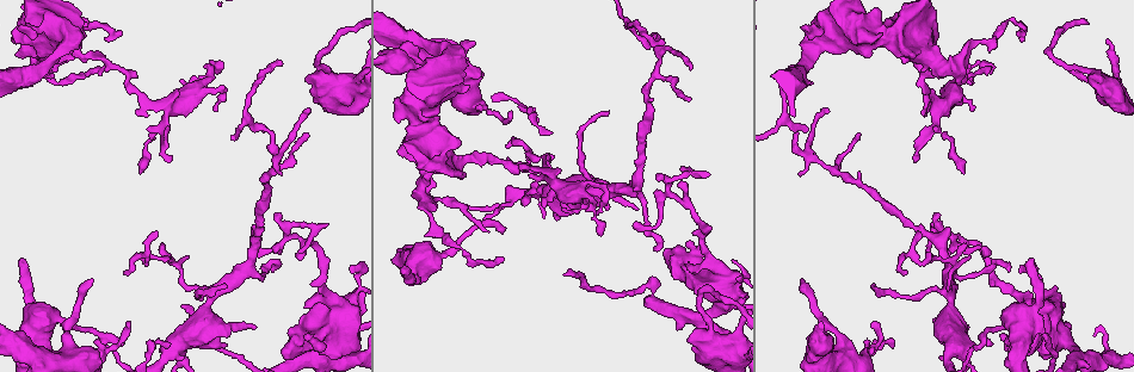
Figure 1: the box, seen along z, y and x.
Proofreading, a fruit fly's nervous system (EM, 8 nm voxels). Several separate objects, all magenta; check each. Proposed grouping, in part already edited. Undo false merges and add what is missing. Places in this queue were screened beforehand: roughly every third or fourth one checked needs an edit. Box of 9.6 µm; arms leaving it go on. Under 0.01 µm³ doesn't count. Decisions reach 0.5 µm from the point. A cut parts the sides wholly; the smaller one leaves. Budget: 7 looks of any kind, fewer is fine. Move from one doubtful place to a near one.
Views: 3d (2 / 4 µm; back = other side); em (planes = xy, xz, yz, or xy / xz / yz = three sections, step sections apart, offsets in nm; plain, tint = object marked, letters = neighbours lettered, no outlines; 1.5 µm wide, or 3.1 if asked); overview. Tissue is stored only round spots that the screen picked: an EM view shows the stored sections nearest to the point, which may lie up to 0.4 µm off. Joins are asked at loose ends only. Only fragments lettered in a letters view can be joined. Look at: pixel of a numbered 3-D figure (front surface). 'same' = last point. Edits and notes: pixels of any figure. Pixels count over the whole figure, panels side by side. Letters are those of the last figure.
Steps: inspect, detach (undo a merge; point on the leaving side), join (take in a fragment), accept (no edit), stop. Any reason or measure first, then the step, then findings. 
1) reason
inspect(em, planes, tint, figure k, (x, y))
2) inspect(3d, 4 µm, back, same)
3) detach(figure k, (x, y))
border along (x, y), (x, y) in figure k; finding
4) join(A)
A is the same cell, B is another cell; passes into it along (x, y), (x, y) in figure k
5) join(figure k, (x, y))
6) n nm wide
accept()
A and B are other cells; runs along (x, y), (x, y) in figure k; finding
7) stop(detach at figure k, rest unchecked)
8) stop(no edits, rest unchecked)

an open end
inspect(3d, 4 µm, figure 1, (216, 71))

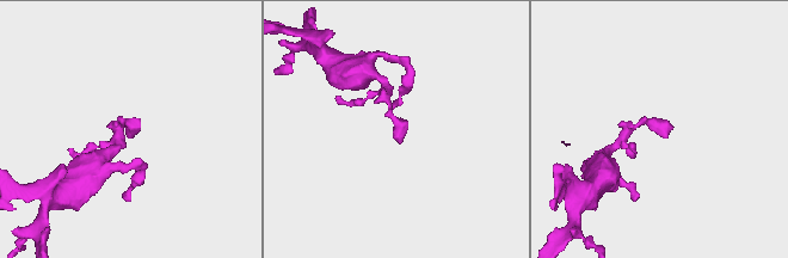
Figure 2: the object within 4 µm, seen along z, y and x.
inspect(em, xy, step 8, letters, figure 2, (129, 134))

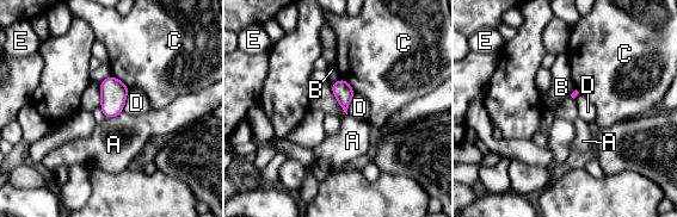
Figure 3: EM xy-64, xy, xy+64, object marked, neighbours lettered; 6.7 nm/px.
inspect(em, planes, letters, same)

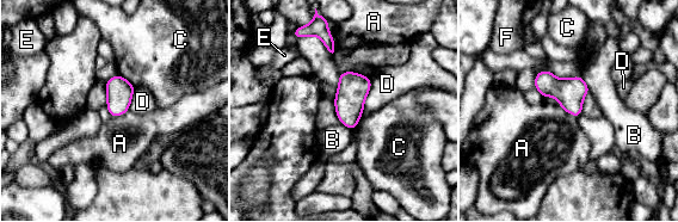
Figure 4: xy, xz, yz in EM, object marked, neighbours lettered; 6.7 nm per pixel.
accept()
A, B, C, D, E and F are other cells; border along (128, 110), (111, 117) in figure 4; no lettered fragment goes on from it

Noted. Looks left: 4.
calibre changes
inspect(em, planes, letters, figure 1, (933, 108))

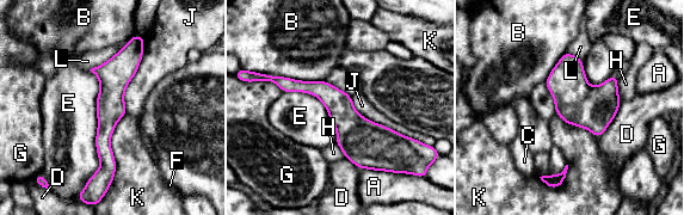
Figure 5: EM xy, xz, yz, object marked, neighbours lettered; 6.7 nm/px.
190 nm wide
accept()
A, B, C, D, E, F, G, H, J, K and L are other cells; runs along (136, 41), (114, 75), (105, 179) in figure 5; all the same neuron

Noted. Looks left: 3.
three-way junction
inspect(em, yz, step 8, tint, figure 1, (1078, 356))

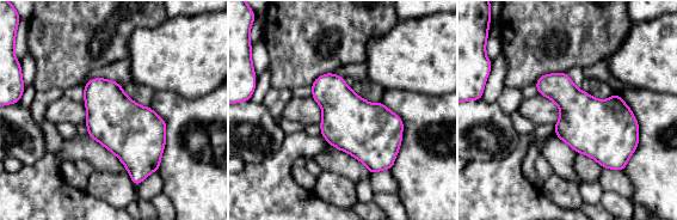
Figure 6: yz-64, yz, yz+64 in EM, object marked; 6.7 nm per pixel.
inspect(em, planes, letters, same)

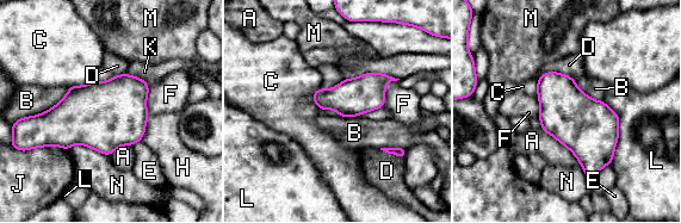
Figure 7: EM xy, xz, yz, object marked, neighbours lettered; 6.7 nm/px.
accept()
A, B, C, D, E, F, H, J, K, L, M and N are other cells; one neuron here

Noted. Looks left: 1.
stop(no edits, rest unchecked)

